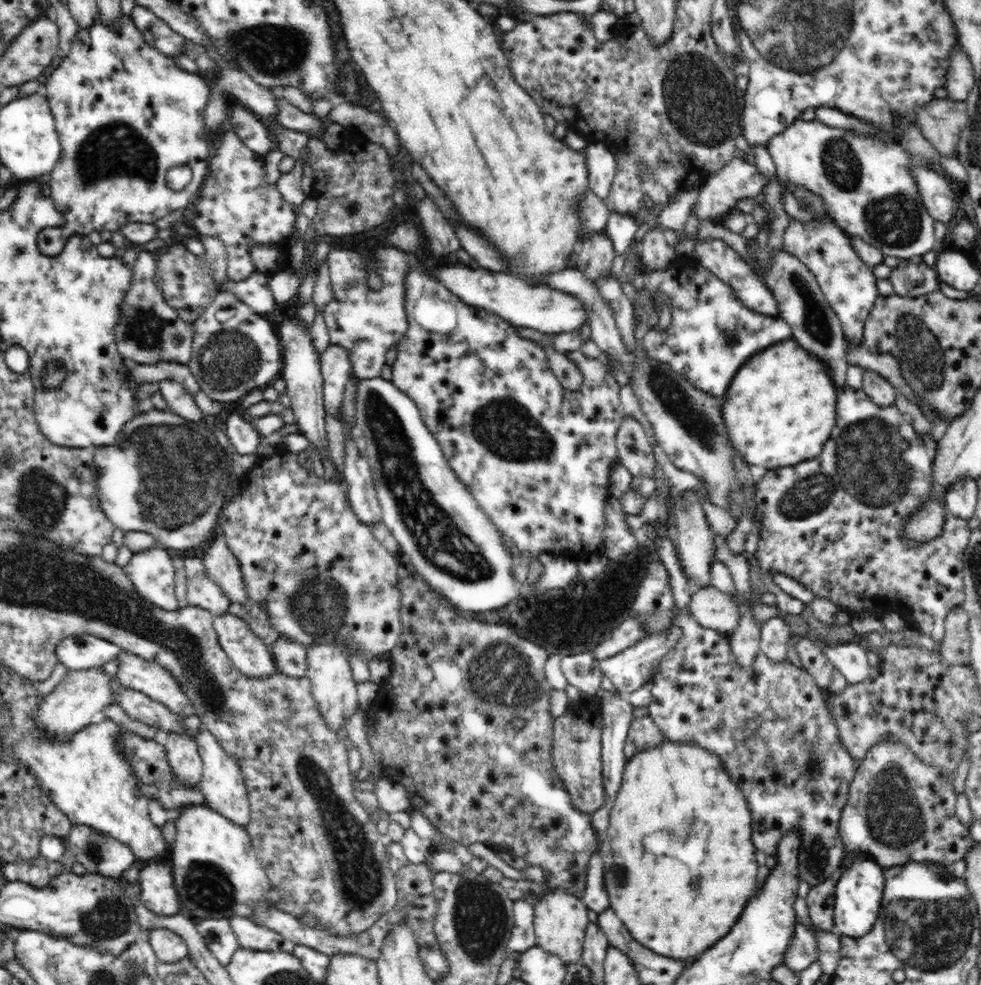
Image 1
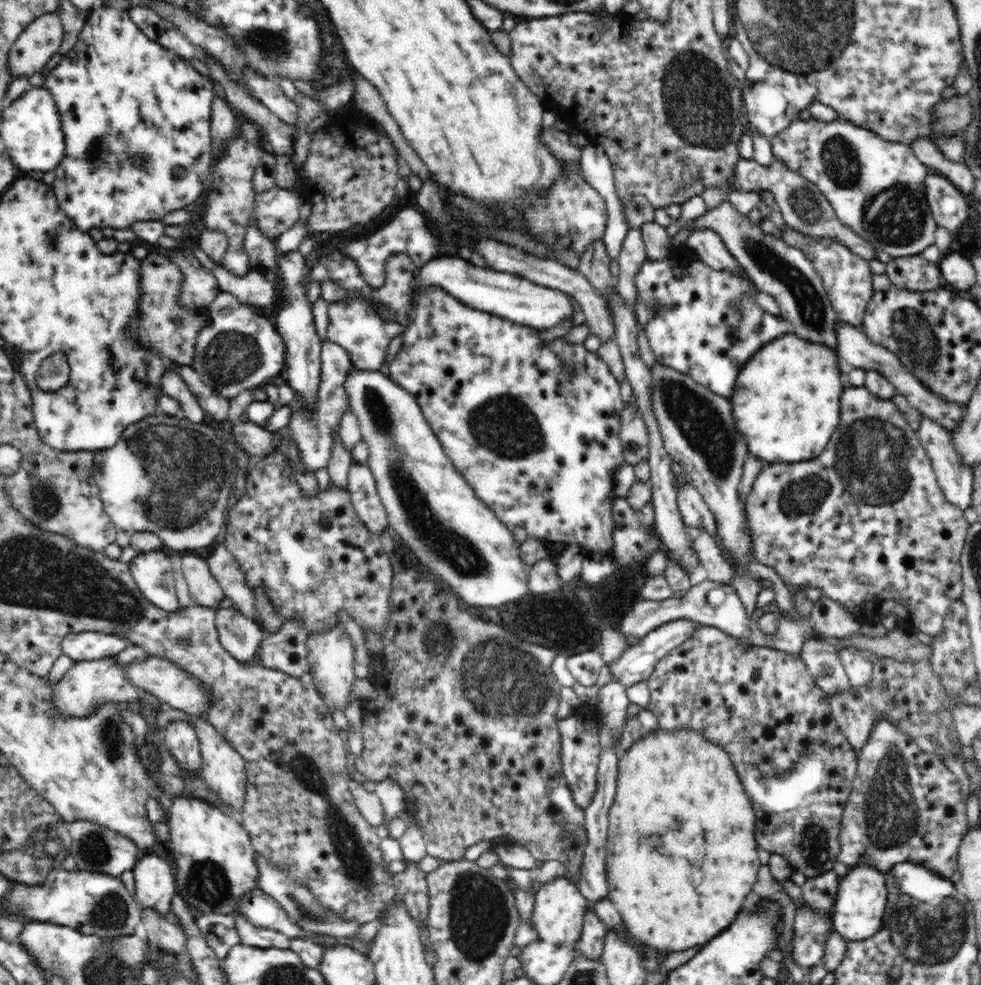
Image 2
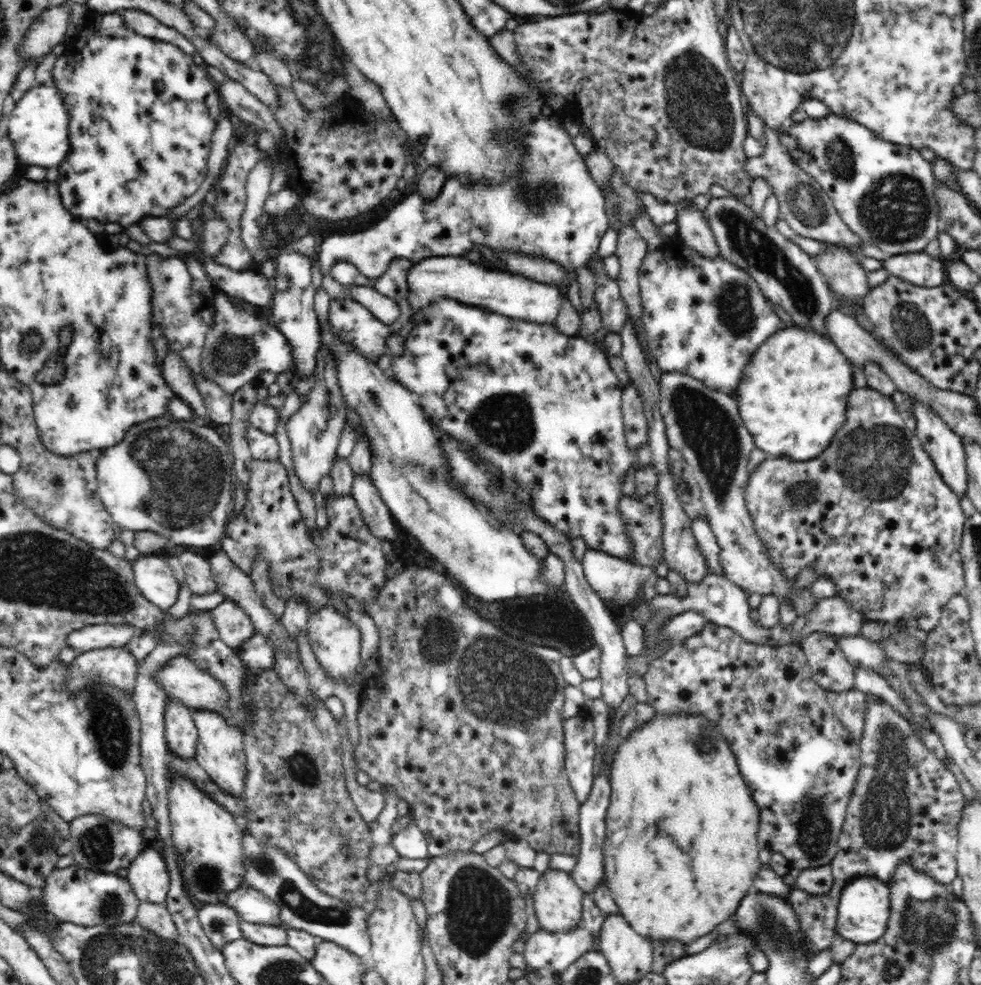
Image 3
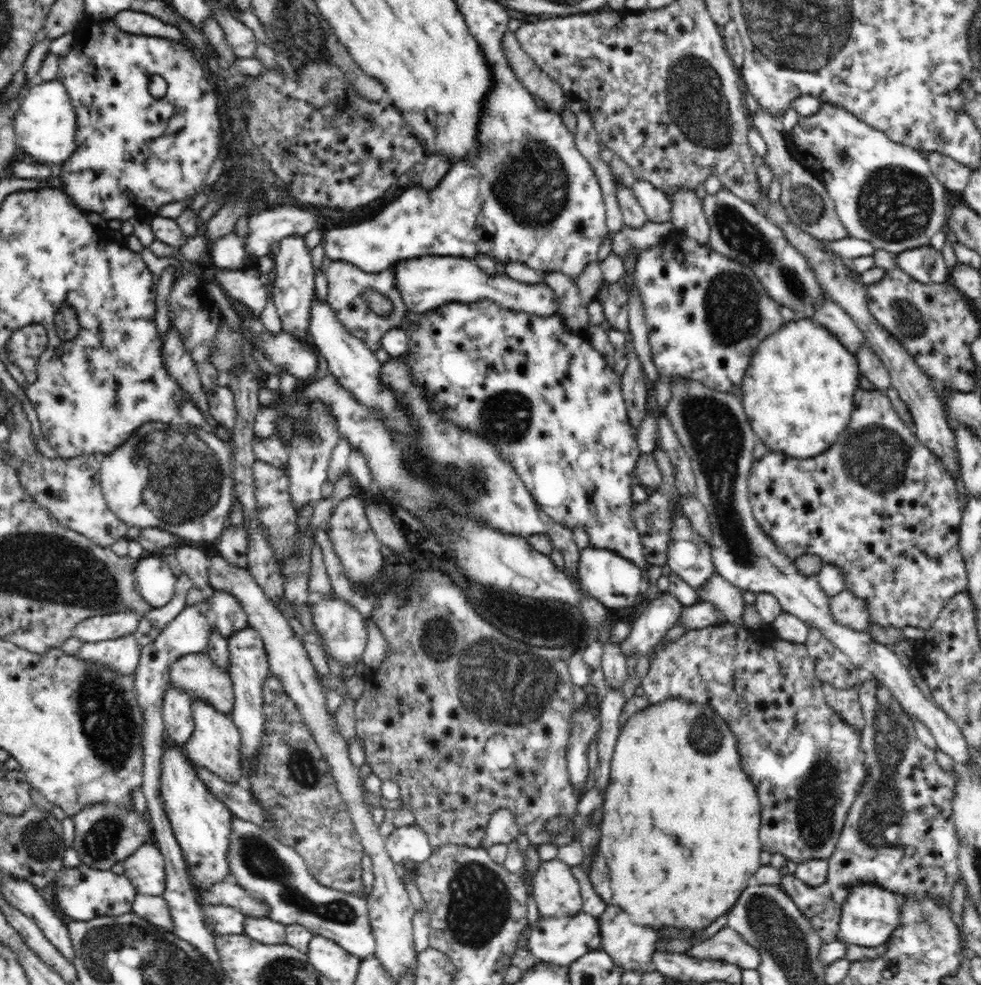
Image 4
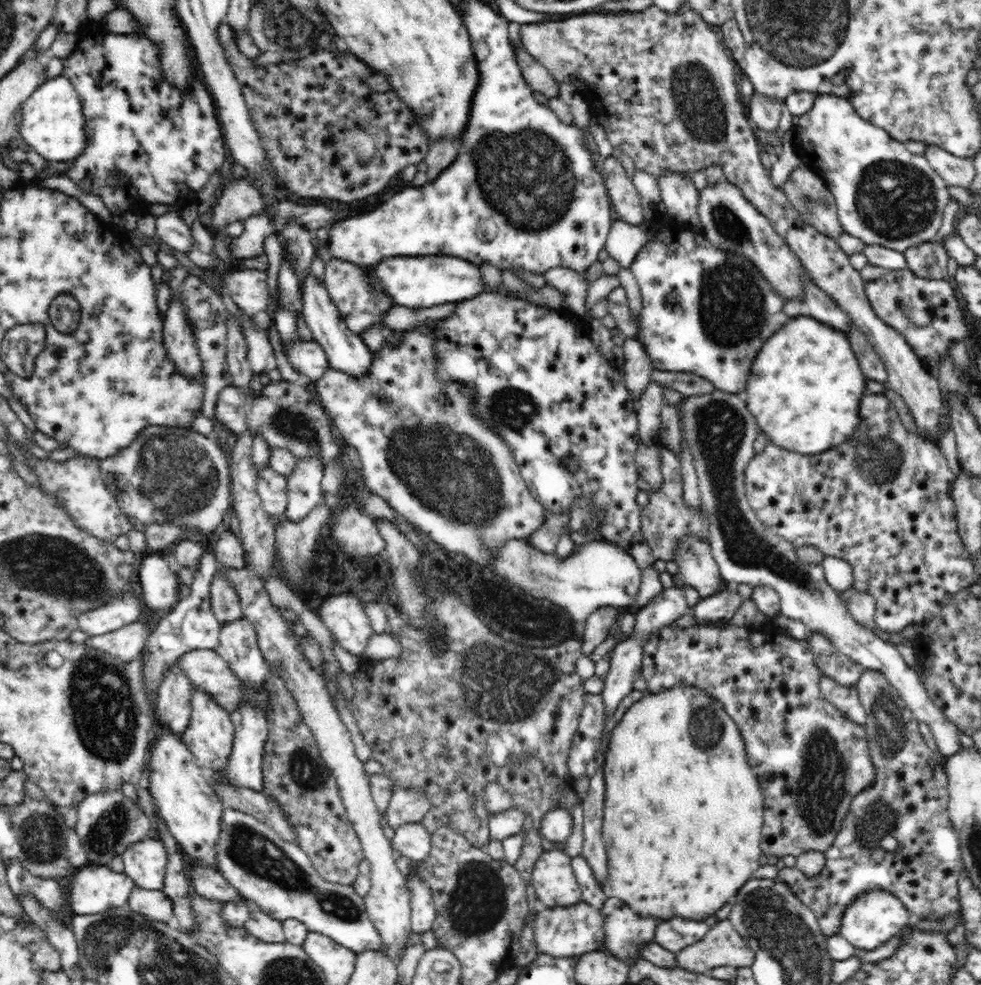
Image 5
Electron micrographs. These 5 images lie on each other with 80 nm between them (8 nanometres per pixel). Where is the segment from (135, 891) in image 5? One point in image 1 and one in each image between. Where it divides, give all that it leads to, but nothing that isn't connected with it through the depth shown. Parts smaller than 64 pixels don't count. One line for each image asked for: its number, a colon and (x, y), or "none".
1: (169, 946)
2: (165, 935)
3: (152, 916)
4: (154, 909)

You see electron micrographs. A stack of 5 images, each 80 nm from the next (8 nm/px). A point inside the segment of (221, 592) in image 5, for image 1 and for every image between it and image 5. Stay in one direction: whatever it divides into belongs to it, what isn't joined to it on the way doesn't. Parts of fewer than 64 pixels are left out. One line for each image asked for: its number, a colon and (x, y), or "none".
1: (246, 651)
2: (240, 635)
3: (235, 628)
4: (228, 616)

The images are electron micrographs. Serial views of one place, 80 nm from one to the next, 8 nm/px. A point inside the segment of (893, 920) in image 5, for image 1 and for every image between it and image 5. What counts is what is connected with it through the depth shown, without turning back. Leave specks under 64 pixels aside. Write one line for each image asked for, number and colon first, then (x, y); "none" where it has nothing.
1: (858, 893)
2: (860, 902)
3: (864, 909)
4: (870, 913)

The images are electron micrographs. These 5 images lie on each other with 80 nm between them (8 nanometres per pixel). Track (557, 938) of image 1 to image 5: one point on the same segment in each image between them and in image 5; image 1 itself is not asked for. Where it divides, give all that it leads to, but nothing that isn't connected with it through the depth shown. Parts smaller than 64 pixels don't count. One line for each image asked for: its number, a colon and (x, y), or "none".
2: (558, 912)
3: (558, 901)
4: (556, 891)
5: (555, 884)

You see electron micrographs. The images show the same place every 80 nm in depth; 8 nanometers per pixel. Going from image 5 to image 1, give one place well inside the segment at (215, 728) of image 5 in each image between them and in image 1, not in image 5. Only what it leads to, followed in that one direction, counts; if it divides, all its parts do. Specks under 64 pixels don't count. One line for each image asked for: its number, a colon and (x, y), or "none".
1: (223, 786)
2: (223, 769)
3: (220, 750)
4: (215, 745)

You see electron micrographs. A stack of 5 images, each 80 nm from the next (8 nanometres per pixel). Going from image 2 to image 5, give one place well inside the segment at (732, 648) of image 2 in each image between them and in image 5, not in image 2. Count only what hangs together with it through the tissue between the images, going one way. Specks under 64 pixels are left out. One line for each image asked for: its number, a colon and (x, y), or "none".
3: (800, 763)
4: (807, 764)
5: (811, 761)

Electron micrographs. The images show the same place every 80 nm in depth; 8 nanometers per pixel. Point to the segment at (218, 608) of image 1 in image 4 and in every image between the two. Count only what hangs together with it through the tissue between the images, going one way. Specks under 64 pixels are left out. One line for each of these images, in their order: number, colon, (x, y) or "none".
2: (203, 587)
3: (198, 576)
4: (193, 561)

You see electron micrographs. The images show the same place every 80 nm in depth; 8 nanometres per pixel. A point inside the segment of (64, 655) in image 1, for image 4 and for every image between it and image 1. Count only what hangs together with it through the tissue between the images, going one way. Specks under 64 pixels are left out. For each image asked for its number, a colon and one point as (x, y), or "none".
2: (85, 645)
3: (92, 636)
4: (116, 624)

